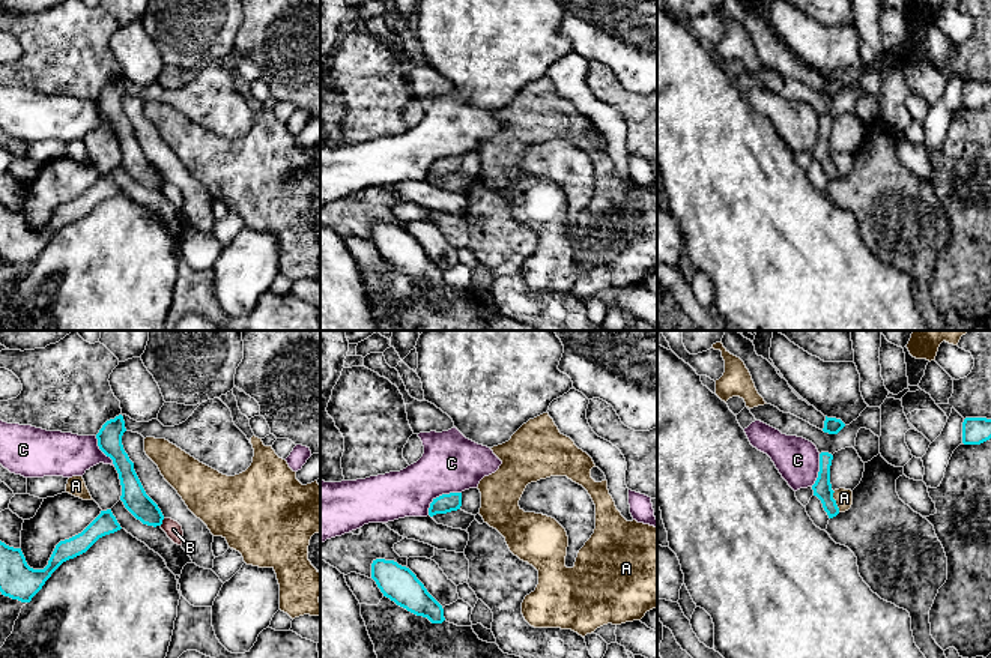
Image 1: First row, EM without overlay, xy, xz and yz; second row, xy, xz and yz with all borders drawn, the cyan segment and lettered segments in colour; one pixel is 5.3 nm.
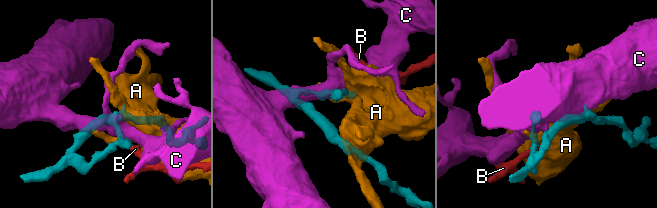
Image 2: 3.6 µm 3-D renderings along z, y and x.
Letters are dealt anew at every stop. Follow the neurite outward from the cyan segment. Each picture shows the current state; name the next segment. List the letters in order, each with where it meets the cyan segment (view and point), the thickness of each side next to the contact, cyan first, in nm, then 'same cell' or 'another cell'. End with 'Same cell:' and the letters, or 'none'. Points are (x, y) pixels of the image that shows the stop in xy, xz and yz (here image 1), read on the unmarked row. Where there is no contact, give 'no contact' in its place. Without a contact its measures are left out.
A: meets cyan in yz at (835, 166); 100 nm thick on the cyan side, 100 nm on the other; another cell
B: meets cyan in xy at (161, 185); 140 nm thick on the cyan side, 90 nm on the other; another cell
C: meets cyan in xz at (439, 159); 100 nm thick on the cyan side, 320 nm on the other; another cell
Same cell: none

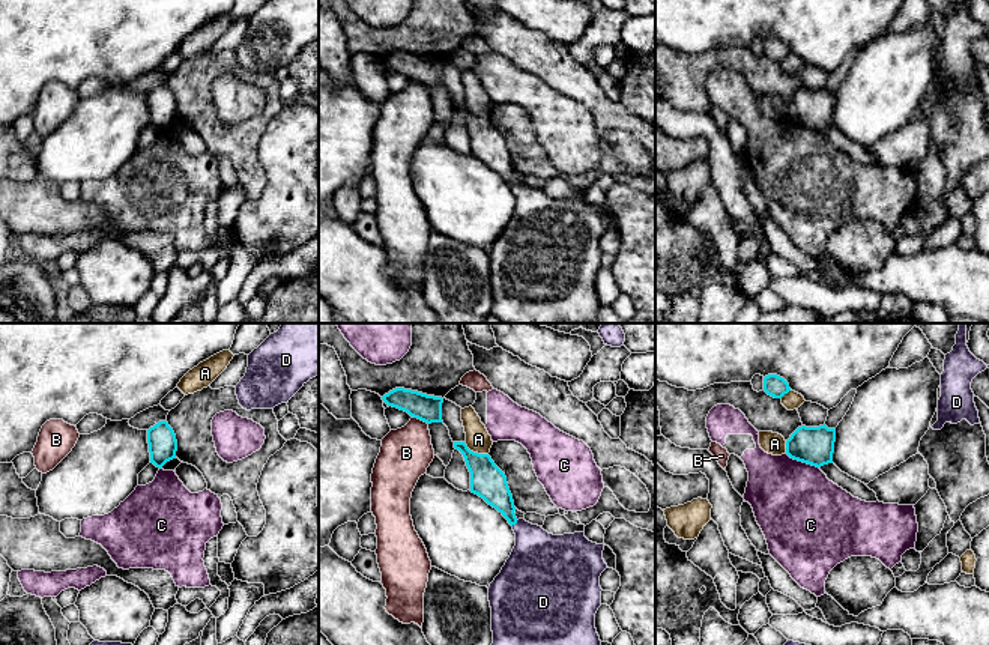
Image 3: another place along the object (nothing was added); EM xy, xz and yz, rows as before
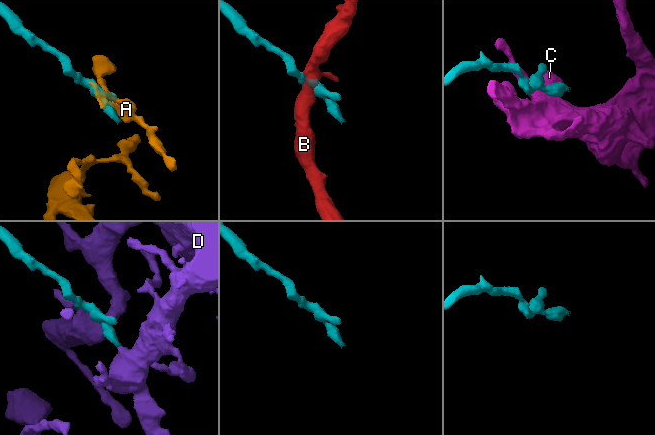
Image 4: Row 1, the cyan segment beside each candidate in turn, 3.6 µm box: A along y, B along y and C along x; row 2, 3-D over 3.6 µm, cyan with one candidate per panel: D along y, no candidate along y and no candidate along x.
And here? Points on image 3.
A: meets cyan in xz at (477, 116); 180 nm thick on the cyan side, 130 nm on the other; another cell
B: meets cyan in xz at (420, 81); 140 nm thick on the cyan side, 280 nm on the other; another cell
C: meets cyan in yz at (803, 125); 200 nm thick on the cyan side, 460 nm on the other; another cell
D: meets cyan in xz at (514, 187); 170 nm thick on the cyan side, 320 nm on the other; same cell
Same cell: D

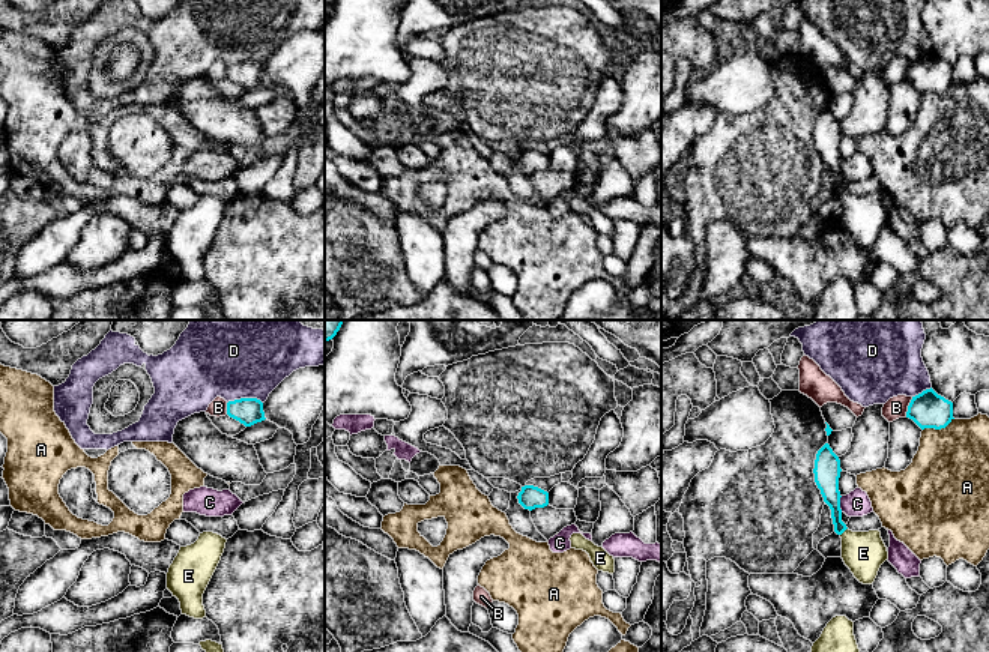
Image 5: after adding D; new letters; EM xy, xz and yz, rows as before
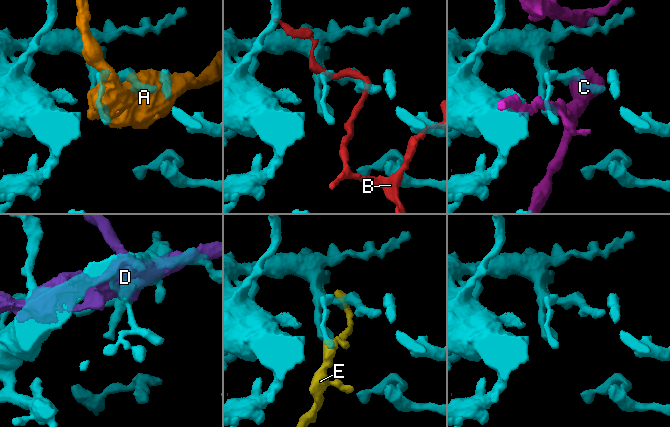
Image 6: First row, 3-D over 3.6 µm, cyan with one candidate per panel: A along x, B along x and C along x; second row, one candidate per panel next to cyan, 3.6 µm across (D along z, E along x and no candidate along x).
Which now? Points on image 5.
A: meets cyan in yz at (938, 92); 190 nm thick on the cyan side, 420 nm on the other; another cell
B: meets cyan in yz at (908, 69); 190 nm thick on the cyan side, 120 nm on the other; another cell
C: meets cyan in yz at (839, 167); 140 nm thick on the cyan side, 140 nm on the other; another cell
D: meets cyan in xy at (244, 62); 140 nm thick on the cyan side, 340 nm on the other; another cell
E: meets cyan in yz at (843, 194); 100 nm thick on the cyan side, 220 nm on the other; same cell
Same cell: E

